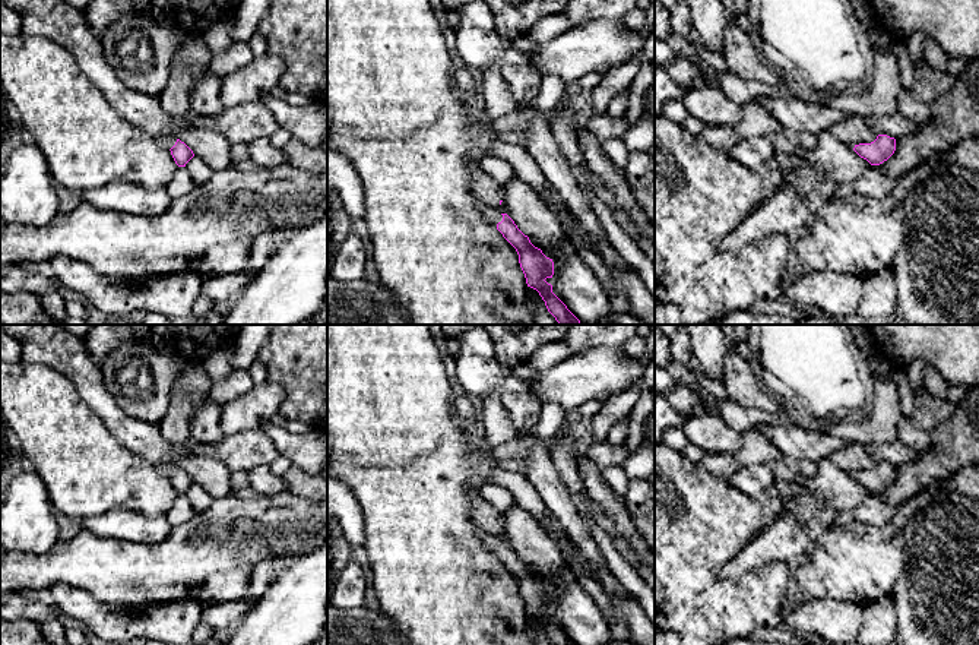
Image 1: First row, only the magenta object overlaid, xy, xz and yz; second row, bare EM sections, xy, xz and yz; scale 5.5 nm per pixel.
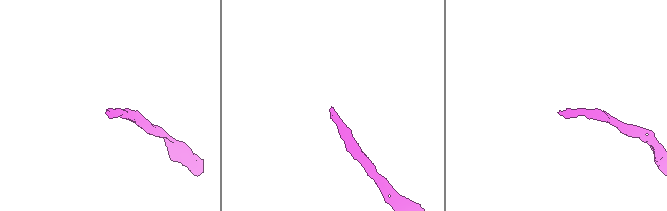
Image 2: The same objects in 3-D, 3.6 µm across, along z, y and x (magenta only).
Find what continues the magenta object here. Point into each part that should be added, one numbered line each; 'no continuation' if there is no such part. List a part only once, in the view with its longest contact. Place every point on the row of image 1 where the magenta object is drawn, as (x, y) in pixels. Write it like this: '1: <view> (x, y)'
1: xz (487, 192)

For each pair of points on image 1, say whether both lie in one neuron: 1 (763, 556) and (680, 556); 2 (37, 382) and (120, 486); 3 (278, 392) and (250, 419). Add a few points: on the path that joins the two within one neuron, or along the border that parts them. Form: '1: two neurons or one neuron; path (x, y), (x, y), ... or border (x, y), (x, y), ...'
1: two neurons; border (759, 533), (716, 568), (718, 578)
2: one neuron; path (48, 408), (88, 448), (88, 454), (94, 459)
3: one neuron; path (271, 398), (257, 411)

